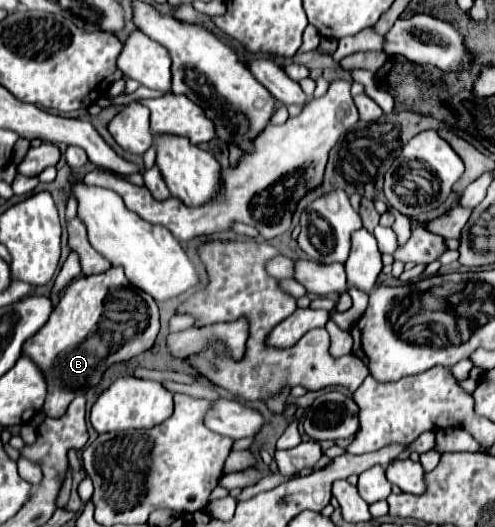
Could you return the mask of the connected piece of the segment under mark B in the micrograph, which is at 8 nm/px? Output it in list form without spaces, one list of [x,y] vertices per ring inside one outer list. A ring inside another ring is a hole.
[[[111,267],[99,275],[83,275],[73,279],[59,297],[59,303],[53,307],[53,313],[33,337],[23,345],[23,355],[27,355],[43,373],[47,383],[47,397],[41,411],[47,417],[61,417],[69,403],[85,393],[89,387],[95,387],[105,369],[113,363],[123,363],[139,353],[153,347],[159,333],[159,315],[157,309],[135,309],[137,295],[131,283],[127,281],[123,269]],[[119,289],[119,307],[107,307],[109,291]]]

